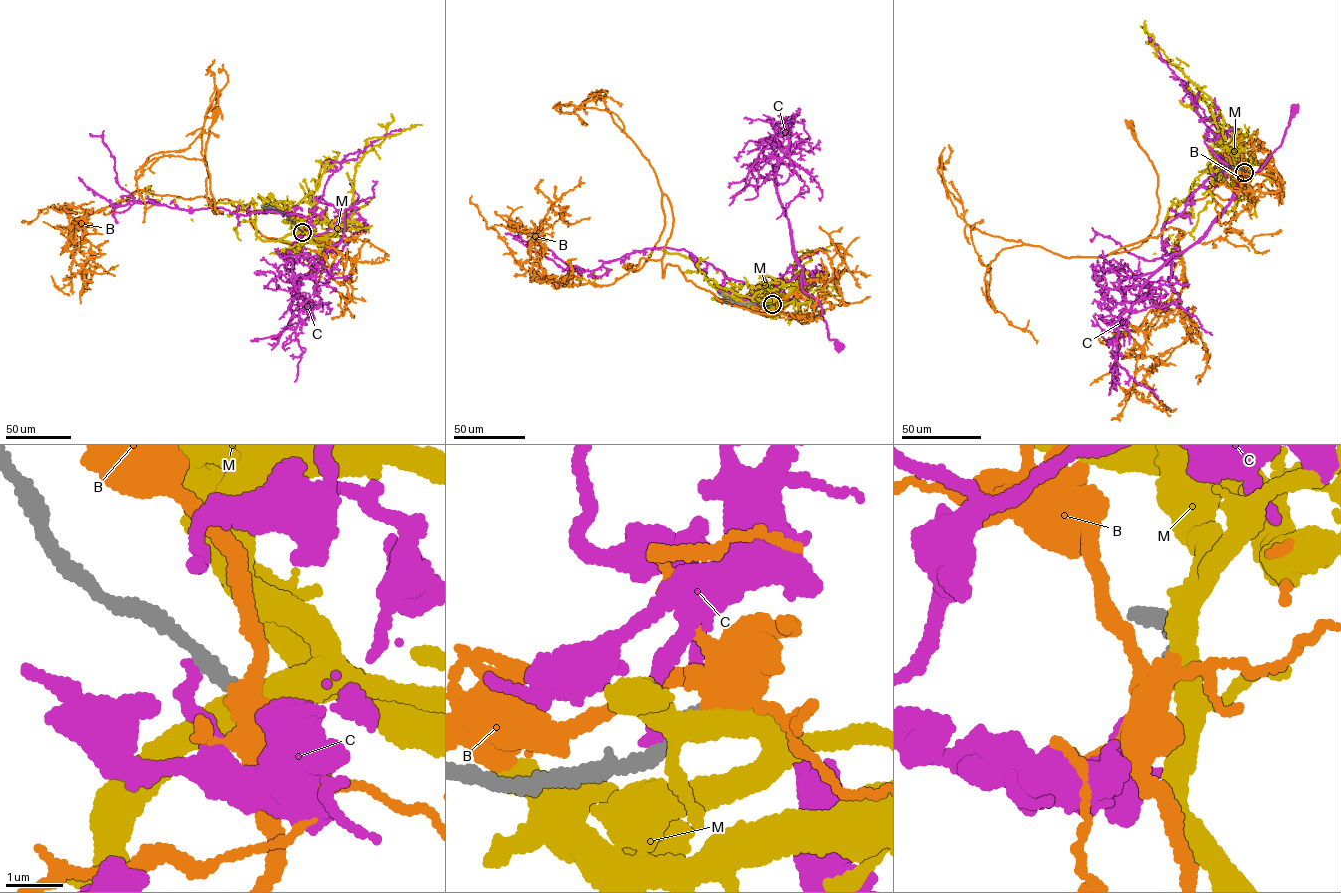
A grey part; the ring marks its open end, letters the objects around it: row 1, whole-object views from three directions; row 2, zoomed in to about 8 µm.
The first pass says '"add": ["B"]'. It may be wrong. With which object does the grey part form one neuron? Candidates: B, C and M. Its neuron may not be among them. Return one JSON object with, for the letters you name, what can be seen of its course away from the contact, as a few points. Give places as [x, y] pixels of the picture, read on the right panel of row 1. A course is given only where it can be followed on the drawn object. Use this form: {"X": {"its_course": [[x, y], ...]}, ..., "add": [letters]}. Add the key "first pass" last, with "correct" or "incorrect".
{"add": [], "first pass": "incorrect"}

